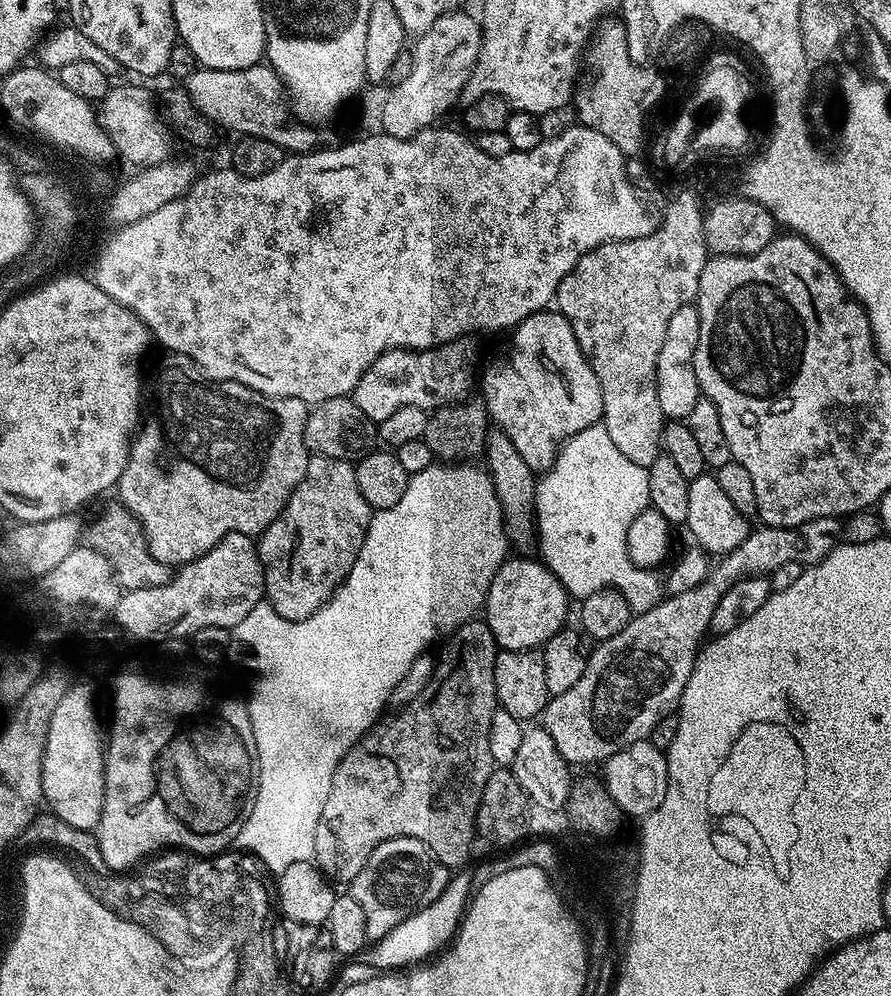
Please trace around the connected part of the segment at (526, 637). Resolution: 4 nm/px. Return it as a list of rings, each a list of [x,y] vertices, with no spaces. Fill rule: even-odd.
[[[509,558],[490,582],[482,616],[490,626],[490,634],[494,634],[497,649],[505,652],[530,652],[539,649],[569,623],[568,591],[547,564],[536,560]]]

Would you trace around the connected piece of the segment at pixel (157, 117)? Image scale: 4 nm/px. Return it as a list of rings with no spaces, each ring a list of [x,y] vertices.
[[[120,84],[117,88],[116,85],[109,87],[104,99],[99,101],[98,115],[100,125],[106,130],[110,142],[116,148],[116,156],[128,164],[133,164],[133,169],[158,166],[173,155],[173,133],[162,119],[157,101],[156,104],[152,101],[151,94],[142,85]]]

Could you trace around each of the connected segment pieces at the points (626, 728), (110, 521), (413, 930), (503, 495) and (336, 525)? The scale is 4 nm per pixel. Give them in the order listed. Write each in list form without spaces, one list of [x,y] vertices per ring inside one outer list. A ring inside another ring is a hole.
[[[834,516],[814,518],[789,528],[753,527],[746,542],[738,550],[719,557],[709,567],[708,577],[694,590],[677,596],[665,595],[650,610],[635,613],[614,638],[599,641],[593,647],[596,649],[587,653],[588,665],[578,683],[570,686],[566,694],[551,697],[544,707],[542,727],[554,738],[558,754],[572,766],[599,765],[618,754],[618,750],[648,740],[654,726],[679,705],[680,695],[690,687],[696,654],[705,639],[704,631],[707,633],[712,627],[714,610],[718,610],[722,594],[734,582],[742,582],[742,578],[771,577],[778,566],[789,562],[805,566],[822,562],[841,540],[842,524]]]
[[[113,502],[109,508],[100,512],[100,517],[86,528],[87,547],[95,548],[112,564],[112,571],[121,589],[133,592],[134,590],[146,590],[154,586],[162,586],[170,577],[173,569],[167,564],[158,562],[154,554],[150,554],[148,543],[144,537],[142,526],[134,514],[119,502]]]
[[[457,871],[449,879],[449,884],[444,888],[443,894],[439,895],[430,906],[415,912],[410,918],[399,923],[390,934],[384,935],[380,941],[377,941],[375,946],[367,951],[366,962],[374,965],[377,971],[400,970],[425,961],[440,947],[443,949],[459,929],[472,892],[472,889],[470,890],[472,876],[464,871]]]
[[[492,430],[488,433],[488,441],[484,444],[482,453],[483,463],[486,471],[492,478],[492,485],[496,491],[498,502],[504,511],[504,530],[508,534],[509,541],[520,548],[533,547],[537,539],[536,530],[536,485],[538,483],[537,473],[533,472],[530,466],[518,454],[514,442],[506,438],[506,434],[499,430]]]
[[[309,455],[306,474],[302,478],[302,482],[298,482],[298,486],[292,491],[290,498],[286,502],[286,506],[278,514],[278,518],[274,518],[274,522],[270,522],[268,529],[261,532],[258,537],[260,561],[264,567],[264,595],[267,603],[272,605],[275,612],[282,614],[282,618],[286,618],[287,620],[305,620],[306,618],[310,618],[310,614],[317,612],[317,610],[336,593],[338,586],[346,578],[346,574],[350,574],[350,570],[354,566],[354,562],[362,550],[364,529],[368,527],[368,519],[371,518],[373,511],[374,509],[366,502],[366,498],[362,498],[362,490],[358,490],[356,470],[349,461],[339,460],[338,458],[326,458],[325,456]]]

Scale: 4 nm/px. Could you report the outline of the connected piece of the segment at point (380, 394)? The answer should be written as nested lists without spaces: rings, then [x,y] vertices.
[[[468,338],[452,340],[449,344],[443,344],[437,348],[428,348],[425,352],[413,352],[411,348],[395,348],[386,354],[382,354],[362,374],[354,393],[354,399],[358,410],[366,414],[374,422],[390,418],[394,410],[402,406],[418,406],[425,410],[444,408],[448,404],[458,404],[469,399],[468,391],[472,388],[472,363],[476,360],[476,352],[472,349],[473,341]]]

